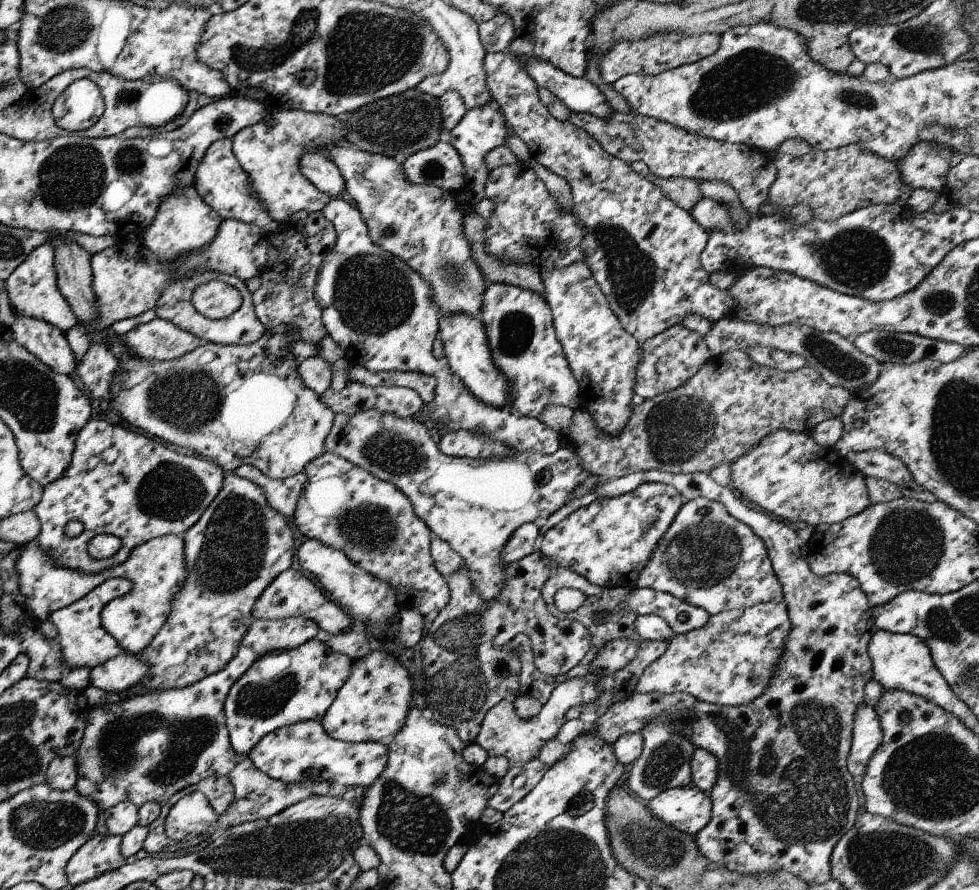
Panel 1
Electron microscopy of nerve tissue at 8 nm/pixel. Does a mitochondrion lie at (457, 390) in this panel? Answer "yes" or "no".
no

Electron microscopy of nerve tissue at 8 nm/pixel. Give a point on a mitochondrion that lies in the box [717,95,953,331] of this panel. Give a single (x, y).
(857, 259)

